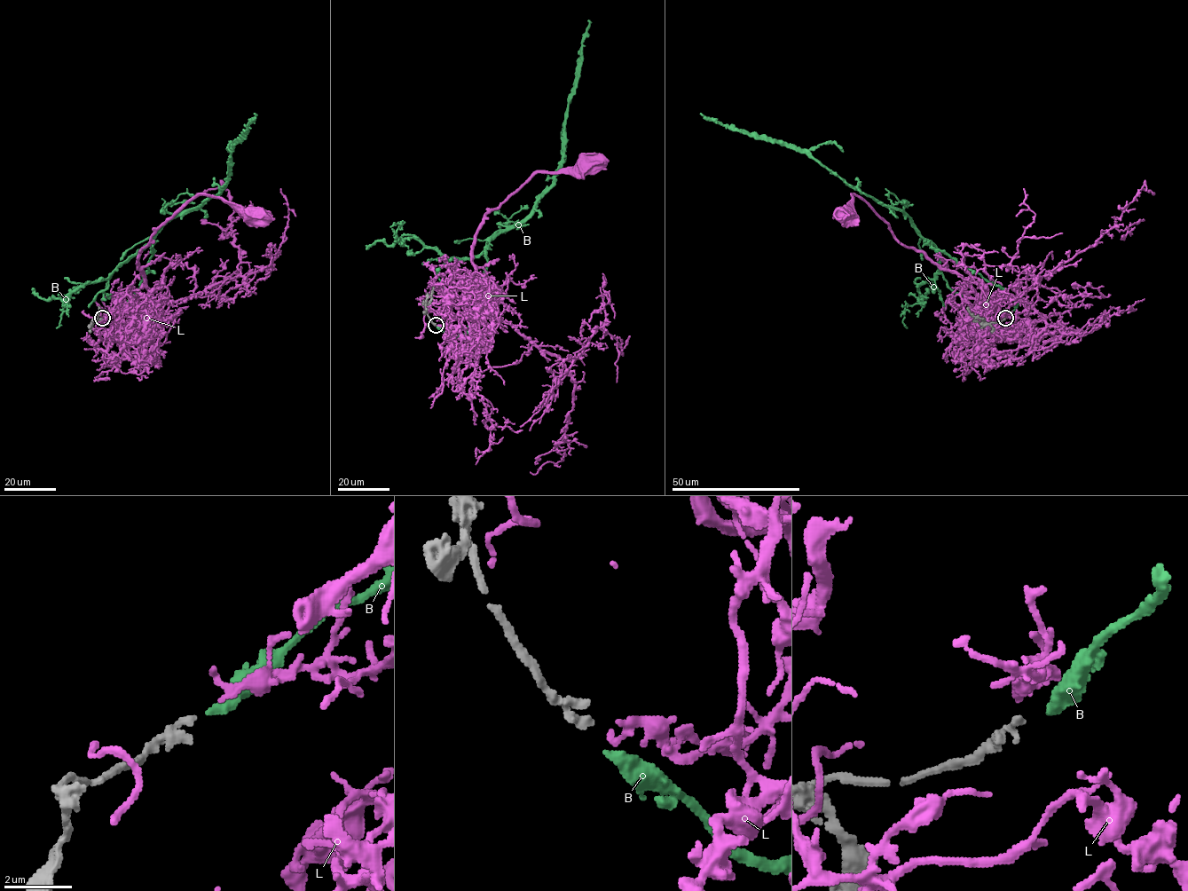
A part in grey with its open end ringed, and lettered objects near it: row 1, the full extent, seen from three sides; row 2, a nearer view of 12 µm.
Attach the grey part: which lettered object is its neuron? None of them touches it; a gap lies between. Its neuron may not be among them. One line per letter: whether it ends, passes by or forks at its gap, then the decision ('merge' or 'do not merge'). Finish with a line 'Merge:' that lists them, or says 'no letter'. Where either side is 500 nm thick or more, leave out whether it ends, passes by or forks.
B: it ends; merge
L: it passes by; do not merge
Merge: B

